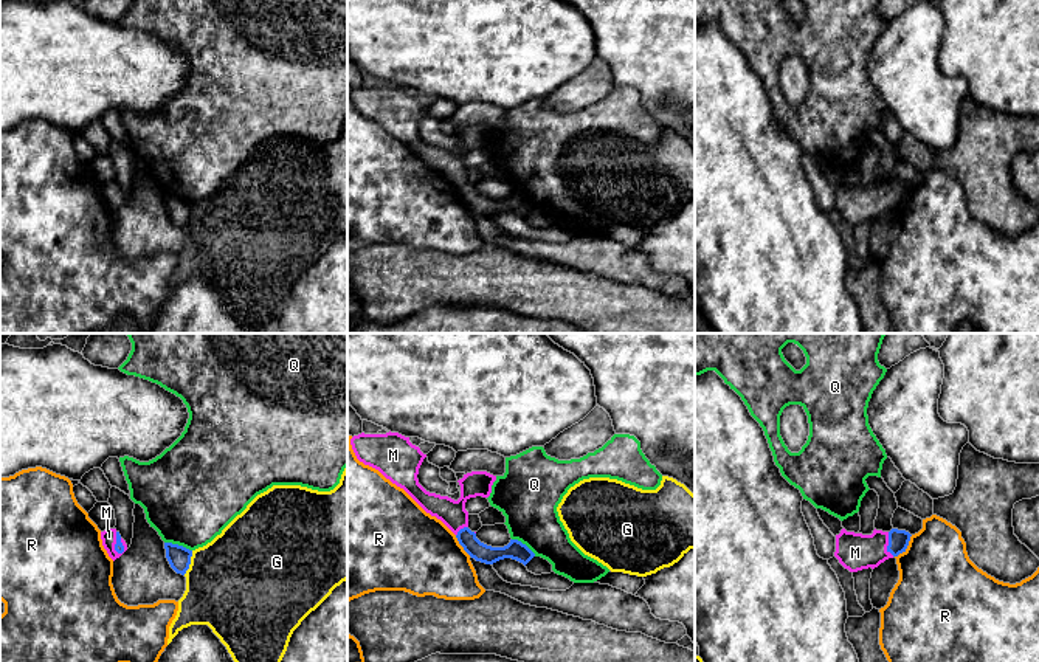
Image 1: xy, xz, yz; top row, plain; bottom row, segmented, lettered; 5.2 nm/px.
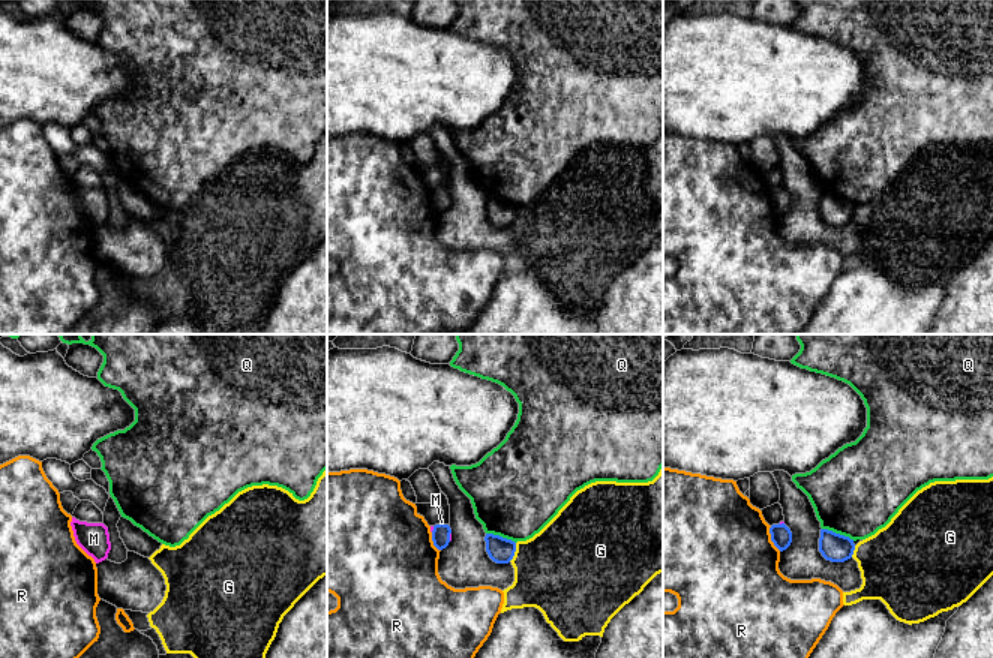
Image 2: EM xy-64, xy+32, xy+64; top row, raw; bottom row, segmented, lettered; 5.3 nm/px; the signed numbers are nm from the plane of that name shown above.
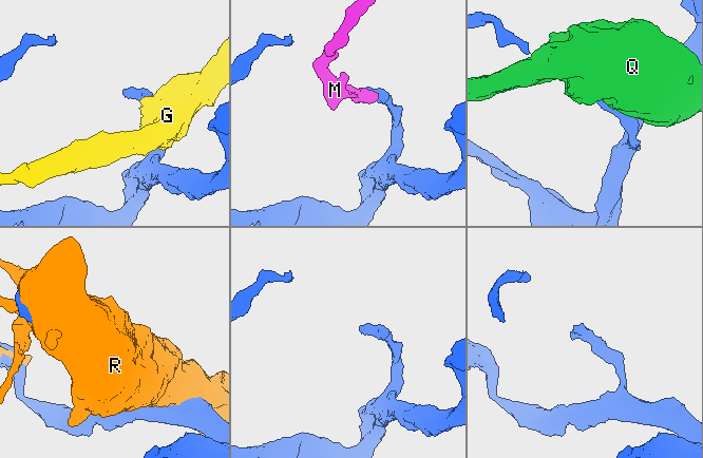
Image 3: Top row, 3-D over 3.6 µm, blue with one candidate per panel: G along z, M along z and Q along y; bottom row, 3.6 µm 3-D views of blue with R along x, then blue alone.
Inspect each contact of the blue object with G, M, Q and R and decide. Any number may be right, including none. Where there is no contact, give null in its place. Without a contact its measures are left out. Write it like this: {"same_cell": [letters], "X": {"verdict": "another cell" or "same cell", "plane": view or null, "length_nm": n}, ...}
{"same_cell": ["M"], "G": {"verdict": "another cell", "plane": "xy", "length_nm": 140}, "M": {"verdict": "same cell", "plane": "yz", "length_nm": 130}, "Q": {"verdict": "another cell", "plane": "xy", "length_nm": 150}, "R": {"verdict": "another cell", "plane": "yz", "length_nm": 150}}

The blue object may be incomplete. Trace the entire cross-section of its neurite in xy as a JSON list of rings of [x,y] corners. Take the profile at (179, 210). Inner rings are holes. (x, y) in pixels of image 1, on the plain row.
[[[164,195],[164,202],[171,220],[185,228],[191,217],[192,203],[172,195]]]

